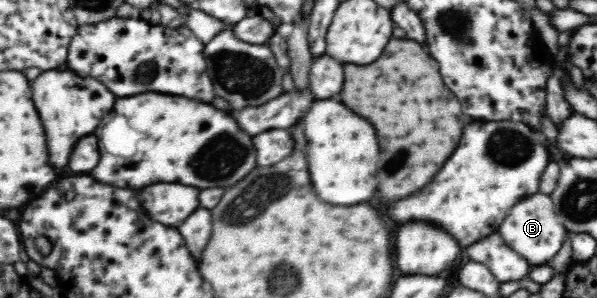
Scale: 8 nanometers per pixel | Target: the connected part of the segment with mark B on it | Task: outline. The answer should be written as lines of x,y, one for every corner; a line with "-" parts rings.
536,193
524,201
516,203
516,207
512,207
512,211
508,213
508,217
504,219
504,223
498,229
500,237
508,243
508,247
512,247
518,255
526,258
528,263
534,267
549,262
564,243
564,235
567,230
556,217
552,203
553,201
548,195

